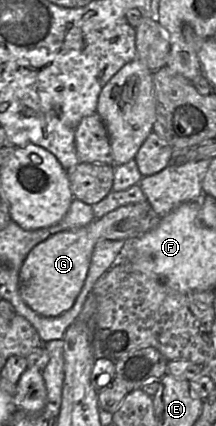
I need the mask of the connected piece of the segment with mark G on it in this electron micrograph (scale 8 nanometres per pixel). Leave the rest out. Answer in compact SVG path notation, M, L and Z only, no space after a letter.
M148 201L121 206L87 226L58 232L35 246L20 270L22 299L32 310L45 317L56 317L69 310L81 292L97 242L101 239L129 240L142 235L140 227L151 209Z

